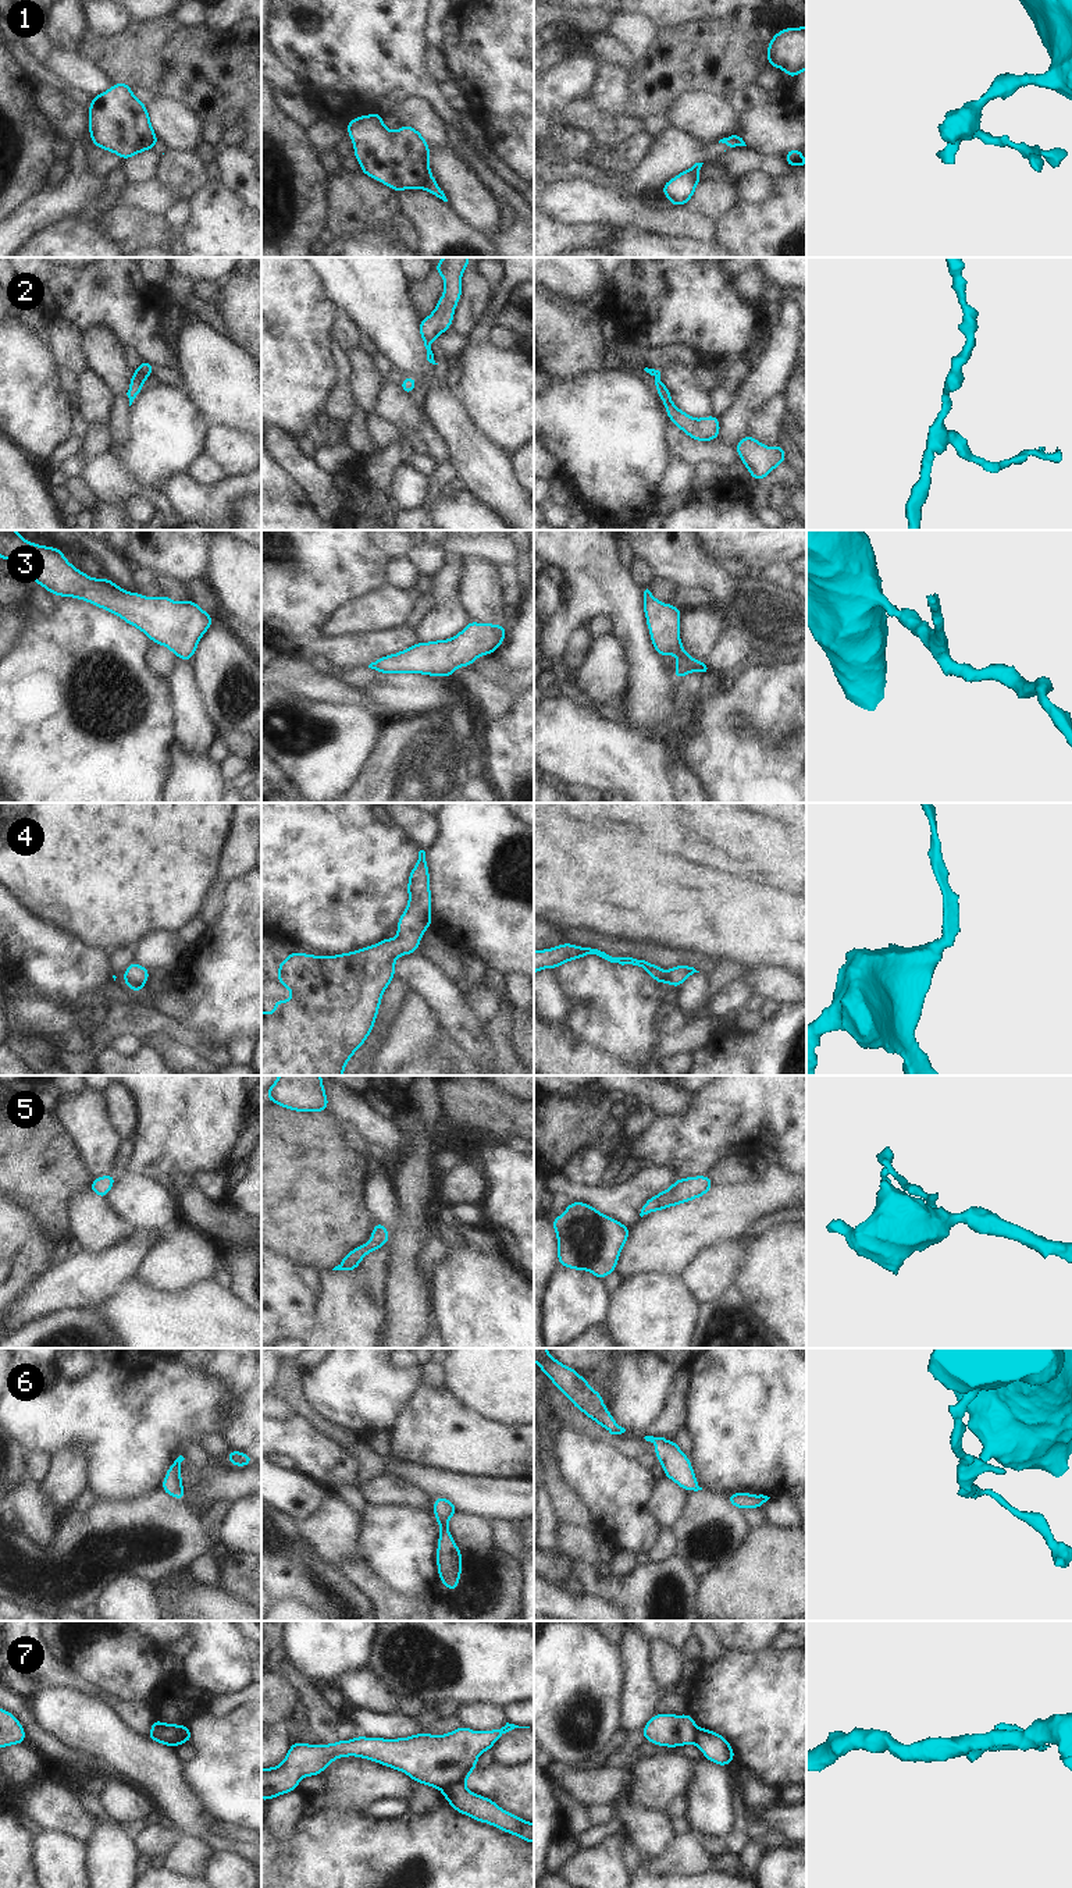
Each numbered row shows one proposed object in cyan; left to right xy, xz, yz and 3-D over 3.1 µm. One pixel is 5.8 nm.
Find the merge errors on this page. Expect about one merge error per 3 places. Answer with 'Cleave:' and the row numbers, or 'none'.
Cleave: 1, 7

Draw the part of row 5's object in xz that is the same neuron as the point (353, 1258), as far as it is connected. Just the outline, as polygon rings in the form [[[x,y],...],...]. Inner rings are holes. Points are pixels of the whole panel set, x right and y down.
[[[374,1222],[370,1242],[360,1244],[359,1247],[352,1249],[332,1270],[346,1270],[352,1273],[368,1252],[377,1251],[378,1248],[384,1247],[388,1241],[389,1233],[387,1227],[378,1222]]]

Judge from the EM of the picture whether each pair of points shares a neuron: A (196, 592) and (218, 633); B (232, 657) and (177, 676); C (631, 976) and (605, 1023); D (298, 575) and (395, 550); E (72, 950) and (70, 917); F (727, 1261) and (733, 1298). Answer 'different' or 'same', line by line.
A: different
B: different
C: same
D: different
E: different
F: different

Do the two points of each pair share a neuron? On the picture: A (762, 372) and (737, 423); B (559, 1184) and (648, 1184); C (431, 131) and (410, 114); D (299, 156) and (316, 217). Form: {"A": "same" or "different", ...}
{"A": "same", "B": "same", "C": "same", "D": "same"}

